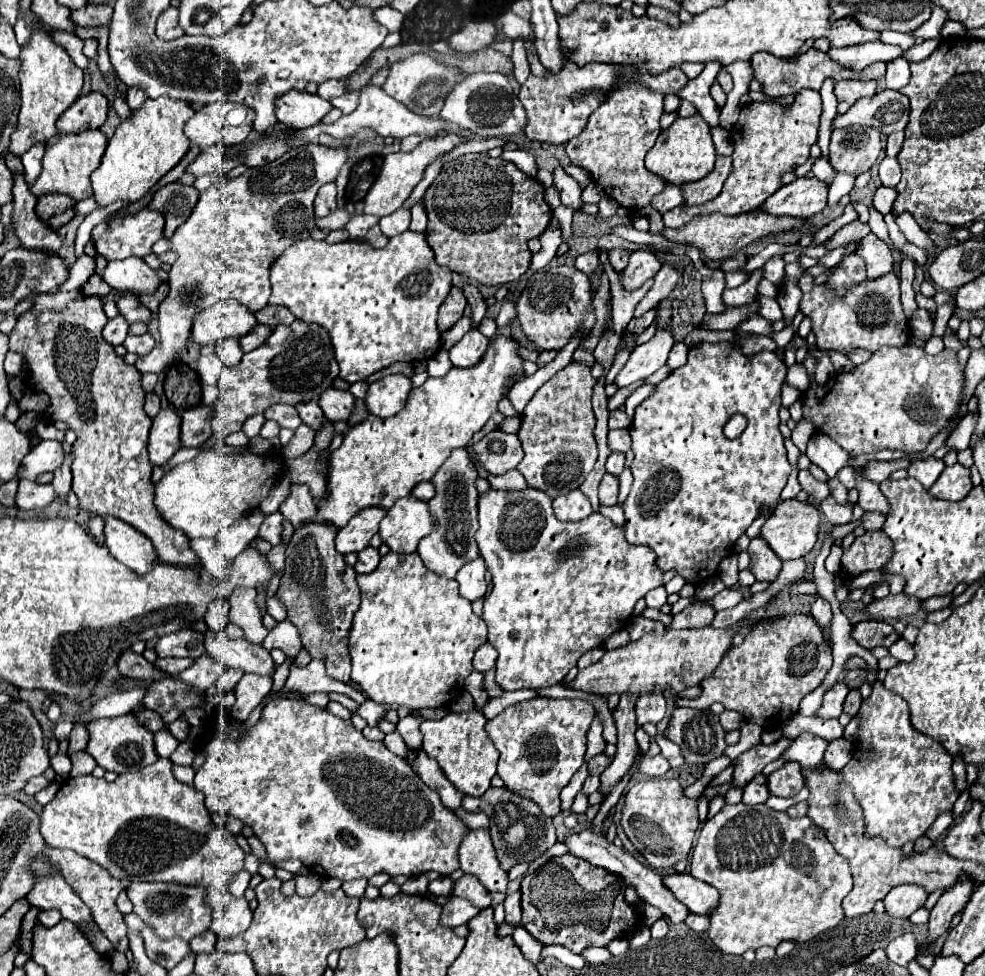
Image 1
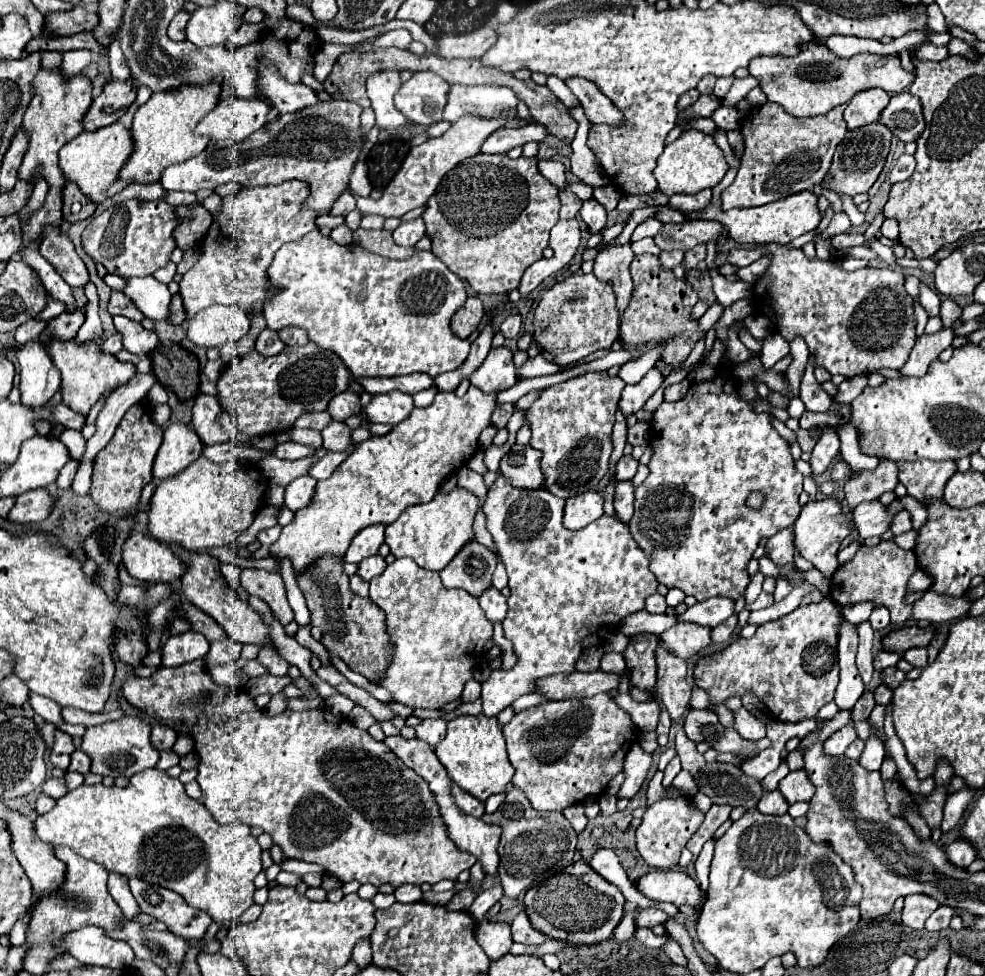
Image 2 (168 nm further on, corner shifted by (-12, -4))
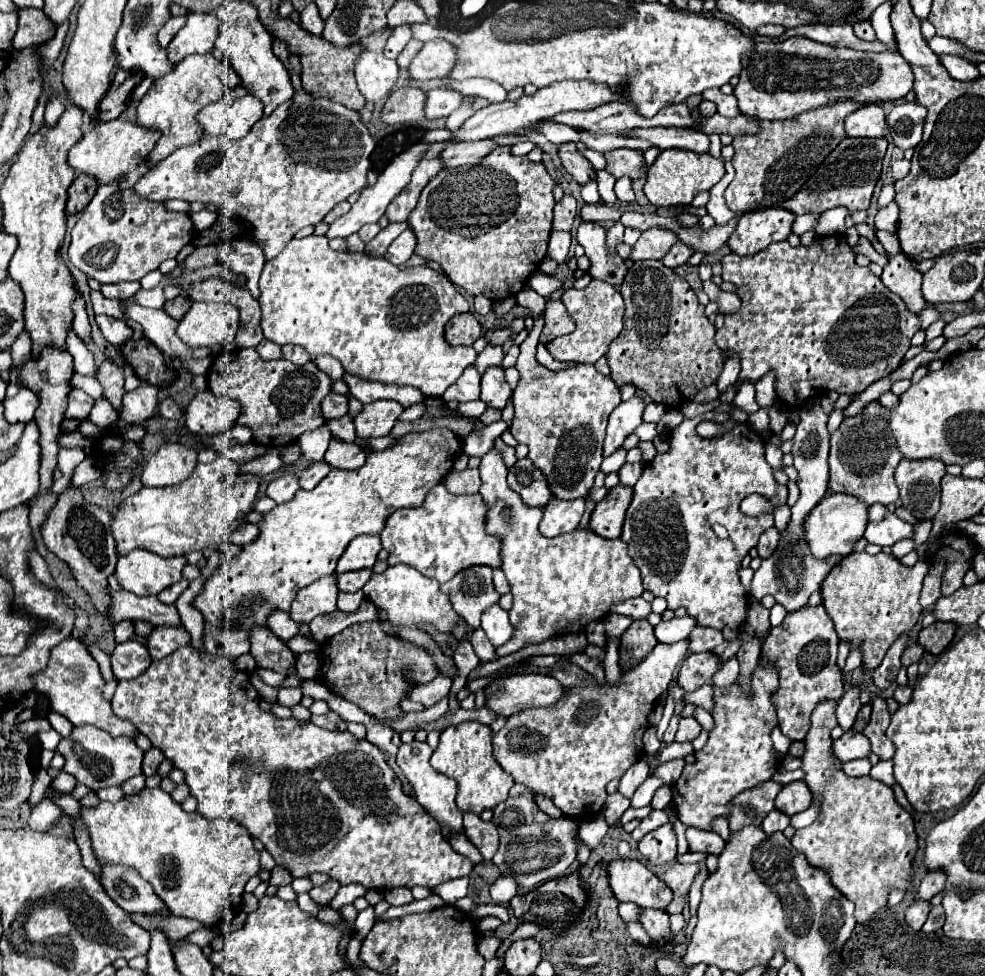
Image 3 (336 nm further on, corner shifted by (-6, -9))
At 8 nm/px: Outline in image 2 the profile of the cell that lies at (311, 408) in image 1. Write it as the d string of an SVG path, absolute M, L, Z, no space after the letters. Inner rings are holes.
M333 421L331 425L327 425L323 431L323 447L327 451L347 451L351 453L355 449L355 443L351 439L351 429L341 423L341 421Z

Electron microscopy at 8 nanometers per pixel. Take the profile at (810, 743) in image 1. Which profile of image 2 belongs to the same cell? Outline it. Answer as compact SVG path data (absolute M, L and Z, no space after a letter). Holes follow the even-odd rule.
M847 723L843 729L839 729L837 733L833 733L827 741L825 741L825 753L827 755L843 755L847 751L847 747L857 739L855 733L855 725Z

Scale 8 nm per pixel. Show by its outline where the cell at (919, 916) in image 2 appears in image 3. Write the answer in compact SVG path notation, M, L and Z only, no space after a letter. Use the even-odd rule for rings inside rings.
M915 900L915 902L907 908L907 912L905 912L905 922L907 922L913 930L919 932L921 926L925 924L925 920L927 920L929 910L931 910L931 904L929 904L929 902L925 902L925 900Z

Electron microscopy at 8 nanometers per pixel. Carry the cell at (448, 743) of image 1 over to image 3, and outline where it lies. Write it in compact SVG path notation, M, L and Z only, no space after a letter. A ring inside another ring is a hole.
M475 720L461 722L457 726L449 726L441 732L439 746L431 754L431 766L453 778L457 782L457 806L461 812L475 812L481 814L483 810L495 808L499 802L507 798L509 788L515 784L513 778L507 776L507 772L499 766L499 762L493 756L491 748L493 732L489 726L479 724Z

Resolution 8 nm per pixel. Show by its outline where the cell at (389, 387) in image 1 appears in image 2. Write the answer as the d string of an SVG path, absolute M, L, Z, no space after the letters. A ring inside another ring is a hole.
M391 391L385 395L373 395L371 403L365 407L369 423L387 423L397 425L409 417L413 409L413 397L409 393Z

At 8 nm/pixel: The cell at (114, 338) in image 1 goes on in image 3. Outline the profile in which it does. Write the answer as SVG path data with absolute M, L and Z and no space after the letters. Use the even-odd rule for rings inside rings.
M73 388L67 396L67 410L65 410L65 418L75 418L75 420L85 420L89 416L89 410L94 405L94 400L87 392L83 392L81 388Z

